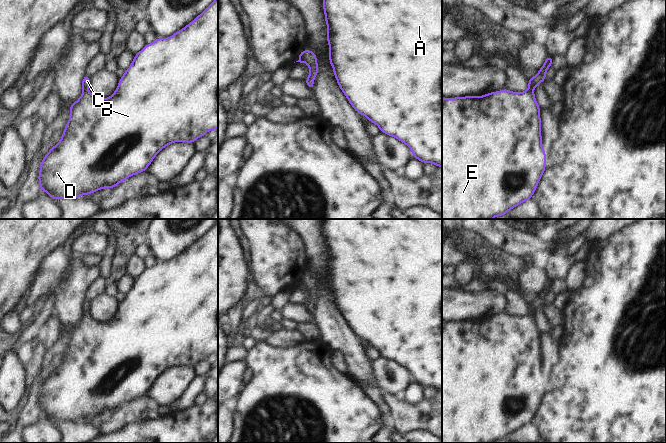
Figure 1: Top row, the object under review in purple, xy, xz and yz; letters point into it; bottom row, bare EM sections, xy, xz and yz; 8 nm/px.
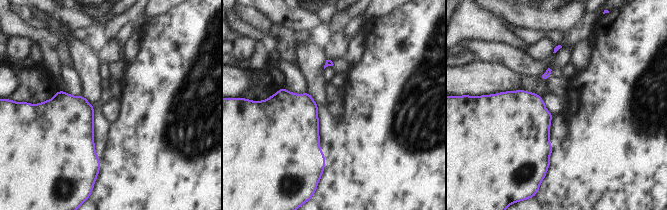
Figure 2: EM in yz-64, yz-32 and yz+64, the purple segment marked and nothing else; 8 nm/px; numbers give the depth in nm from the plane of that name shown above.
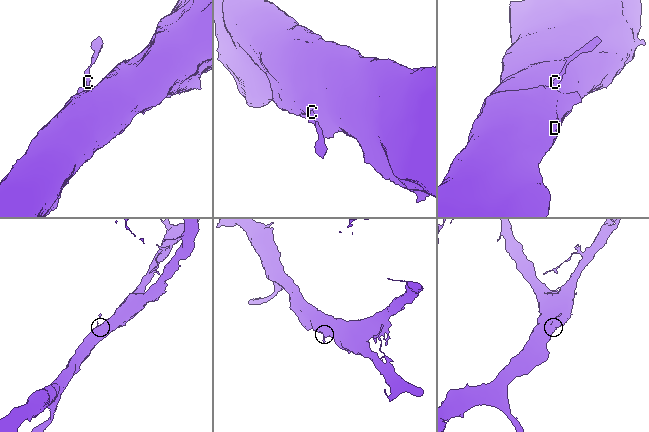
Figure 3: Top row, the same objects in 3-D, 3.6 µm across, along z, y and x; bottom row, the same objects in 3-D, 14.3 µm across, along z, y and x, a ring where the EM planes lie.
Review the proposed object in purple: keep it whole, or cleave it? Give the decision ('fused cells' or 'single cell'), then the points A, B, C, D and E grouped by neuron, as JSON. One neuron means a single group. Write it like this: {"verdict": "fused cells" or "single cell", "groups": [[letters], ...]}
{"verdict": "single cell", "groups": [["A", "B", "C", "D", "E"]]}

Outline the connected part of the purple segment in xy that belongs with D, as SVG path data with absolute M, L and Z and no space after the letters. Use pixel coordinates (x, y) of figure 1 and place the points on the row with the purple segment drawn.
M214 0L194 20L169 38L156 38L151 44L146 44L134 56L131 65L119 79L118 86L110 97L97 98L89 92L89 86L90 77L85 74L82 79L82 95L76 102L70 104L70 117L60 141L48 151L40 163L38 174L40 191L45 191L53 200L77 199L103 188L112 189L127 178L146 171L156 155L169 144L175 142L193 143L198 138L205 136L209 130L218 129L218 0Z

